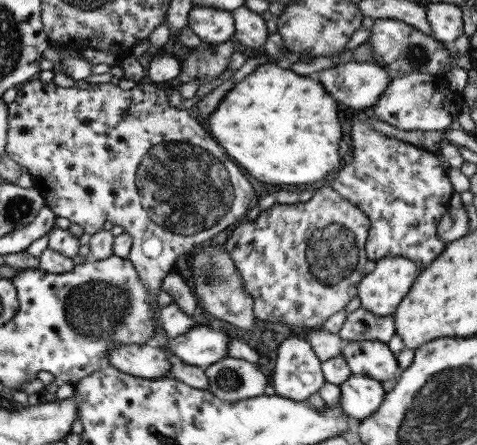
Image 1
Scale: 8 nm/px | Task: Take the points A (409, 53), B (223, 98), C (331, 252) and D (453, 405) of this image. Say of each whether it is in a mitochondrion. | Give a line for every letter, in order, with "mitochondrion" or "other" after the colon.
A: mitochondrion
B: other
C: mitochondrion
D: mitochondrion

